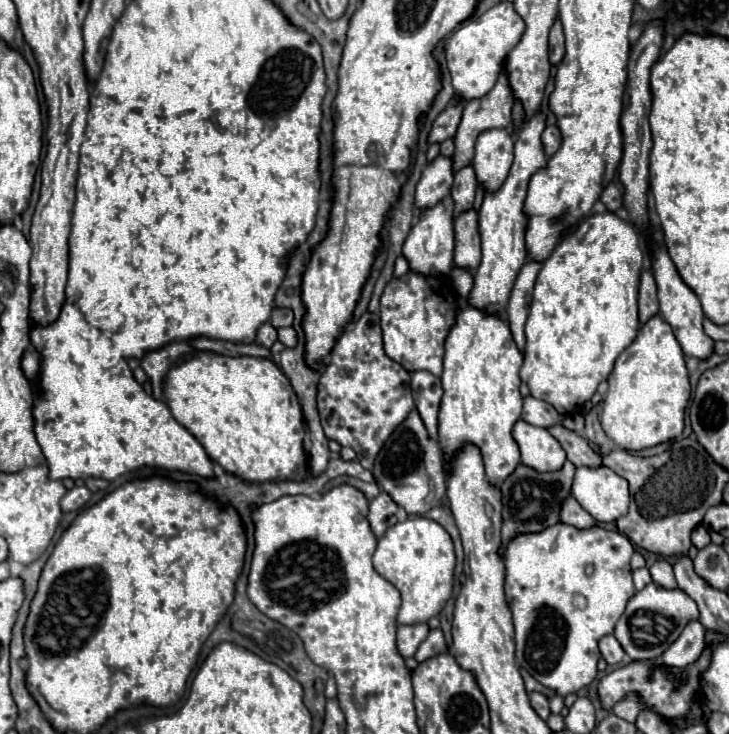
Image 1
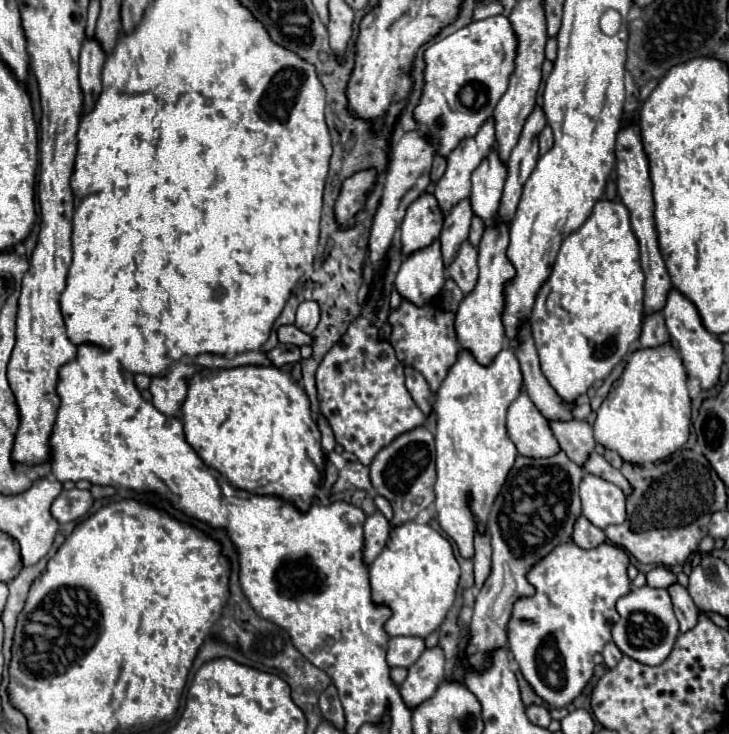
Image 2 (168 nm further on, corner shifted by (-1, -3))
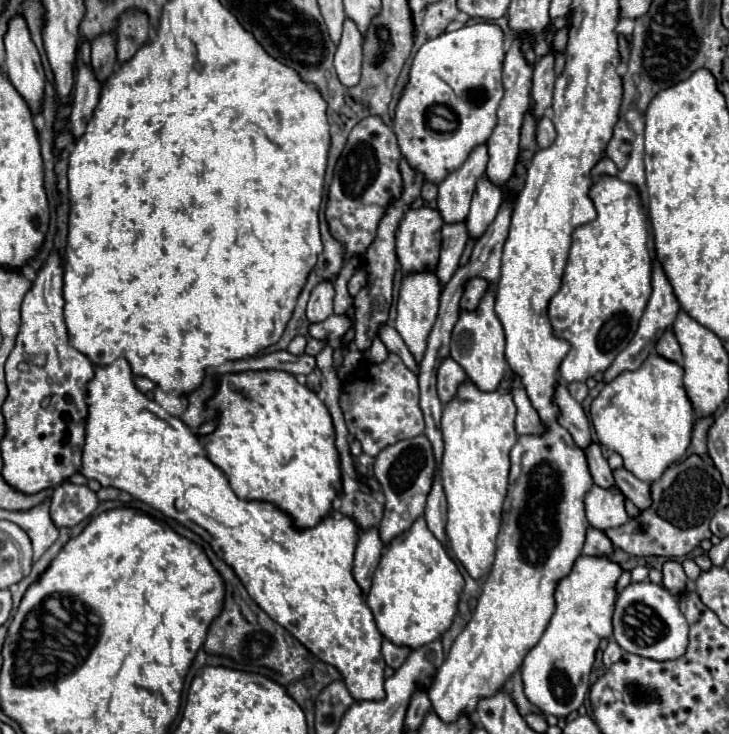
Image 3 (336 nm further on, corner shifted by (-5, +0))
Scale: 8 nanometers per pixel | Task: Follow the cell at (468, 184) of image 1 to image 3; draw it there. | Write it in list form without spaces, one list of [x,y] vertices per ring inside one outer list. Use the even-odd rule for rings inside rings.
[[[465,221],[443,225],[443,245],[441,245],[441,257],[437,263],[437,277],[441,285],[445,285],[451,279],[451,275],[457,271],[467,239],[469,239],[469,233],[467,233]]]

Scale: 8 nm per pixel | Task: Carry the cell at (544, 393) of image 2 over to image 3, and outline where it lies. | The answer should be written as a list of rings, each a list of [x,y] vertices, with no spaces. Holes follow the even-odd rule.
[[[563,381],[557,383],[553,393],[553,403],[559,407],[559,425],[565,427],[579,447],[587,447],[591,443],[589,419],[583,413],[583,407],[571,397],[567,385]]]

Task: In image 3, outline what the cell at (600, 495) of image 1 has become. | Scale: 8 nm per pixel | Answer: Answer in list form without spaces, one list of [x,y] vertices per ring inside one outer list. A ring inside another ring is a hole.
[[[593,485],[585,495],[585,511],[589,523],[601,531],[619,527],[629,519],[625,511],[625,497],[617,487],[603,489],[599,485]]]

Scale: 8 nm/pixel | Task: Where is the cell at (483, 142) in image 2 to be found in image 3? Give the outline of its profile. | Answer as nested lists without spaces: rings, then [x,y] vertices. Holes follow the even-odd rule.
[[[481,143],[471,151],[467,161],[459,169],[451,171],[451,175],[447,175],[439,183],[437,209],[445,223],[465,221],[475,191],[475,183],[485,173],[487,161],[489,161],[487,145]]]

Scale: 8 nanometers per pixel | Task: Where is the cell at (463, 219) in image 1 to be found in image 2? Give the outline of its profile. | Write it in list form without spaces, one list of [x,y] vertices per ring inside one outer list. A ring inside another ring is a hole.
[[[463,242],[457,258],[451,262],[447,272],[463,290],[463,294],[469,294],[477,284],[477,250],[469,242]]]

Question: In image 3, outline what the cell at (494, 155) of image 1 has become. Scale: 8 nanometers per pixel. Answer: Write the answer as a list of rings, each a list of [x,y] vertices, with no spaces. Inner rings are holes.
[[[487,175],[477,181],[477,189],[471,201],[471,211],[467,215],[467,229],[471,237],[481,237],[487,225],[495,219],[499,205],[503,201],[503,187],[495,185]]]

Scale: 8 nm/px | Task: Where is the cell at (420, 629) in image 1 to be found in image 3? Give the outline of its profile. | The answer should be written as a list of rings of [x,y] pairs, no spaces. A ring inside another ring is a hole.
[[[383,641],[383,657],[385,657],[385,663],[393,669],[399,669],[403,665],[403,661],[409,657],[411,653],[411,647],[405,647],[405,645],[395,645],[391,641]]]

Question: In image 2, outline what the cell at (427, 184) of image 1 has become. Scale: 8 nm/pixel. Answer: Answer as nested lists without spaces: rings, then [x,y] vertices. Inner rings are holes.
[[[433,194],[419,196],[409,208],[401,224],[401,250],[405,256],[431,246],[443,226],[443,214]]]

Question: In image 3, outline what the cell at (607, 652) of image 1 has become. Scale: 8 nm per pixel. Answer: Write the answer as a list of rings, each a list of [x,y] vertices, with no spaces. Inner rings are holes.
[[[609,641],[609,645],[607,645],[607,649],[605,649],[605,653],[603,653],[603,663],[605,663],[605,667],[611,667],[613,663],[617,663],[619,659],[621,659],[621,655],[623,655],[623,649],[617,645],[617,641]]]

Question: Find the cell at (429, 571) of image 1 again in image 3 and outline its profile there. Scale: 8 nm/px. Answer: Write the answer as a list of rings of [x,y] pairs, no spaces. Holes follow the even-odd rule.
[[[419,517],[411,529],[387,545],[375,569],[367,605],[385,639],[417,649],[439,639],[451,627],[463,585],[465,581],[459,567],[447,555],[443,543],[429,531],[425,519]]]

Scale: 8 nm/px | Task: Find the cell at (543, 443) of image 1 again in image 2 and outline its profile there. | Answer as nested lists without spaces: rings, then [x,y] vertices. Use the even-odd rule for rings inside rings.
[[[521,392],[509,406],[507,432],[519,454],[529,458],[547,458],[559,452],[559,442],[549,420],[535,408],[531,398]]]

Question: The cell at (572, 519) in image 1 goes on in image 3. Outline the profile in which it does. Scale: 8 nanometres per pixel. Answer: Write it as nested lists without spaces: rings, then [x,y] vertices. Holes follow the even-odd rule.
[[[589,527],[583,555],[609,555],[611,551],[613,551],[613,543],[607,539],[607,535],[601,529]]]

